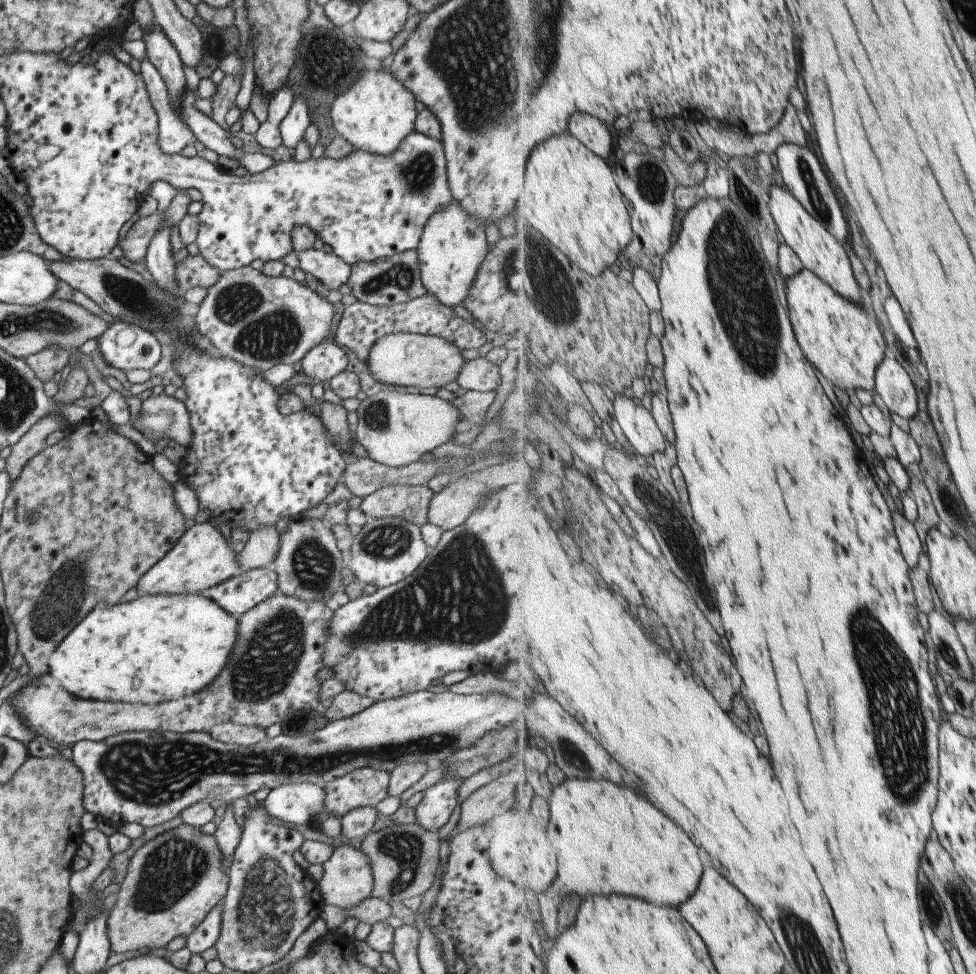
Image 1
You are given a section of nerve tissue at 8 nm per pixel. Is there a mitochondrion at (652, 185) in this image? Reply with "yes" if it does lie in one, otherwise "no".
yes

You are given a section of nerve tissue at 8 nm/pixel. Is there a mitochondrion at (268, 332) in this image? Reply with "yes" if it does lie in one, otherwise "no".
yes

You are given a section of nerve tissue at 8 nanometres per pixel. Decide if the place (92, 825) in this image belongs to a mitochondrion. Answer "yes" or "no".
no

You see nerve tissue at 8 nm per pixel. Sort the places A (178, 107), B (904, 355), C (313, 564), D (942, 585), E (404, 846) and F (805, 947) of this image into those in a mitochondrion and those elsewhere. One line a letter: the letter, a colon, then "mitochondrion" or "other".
A: other
B: other
C: mitochondrion
D: other
E: mitochondrion
F: mitochondrion

